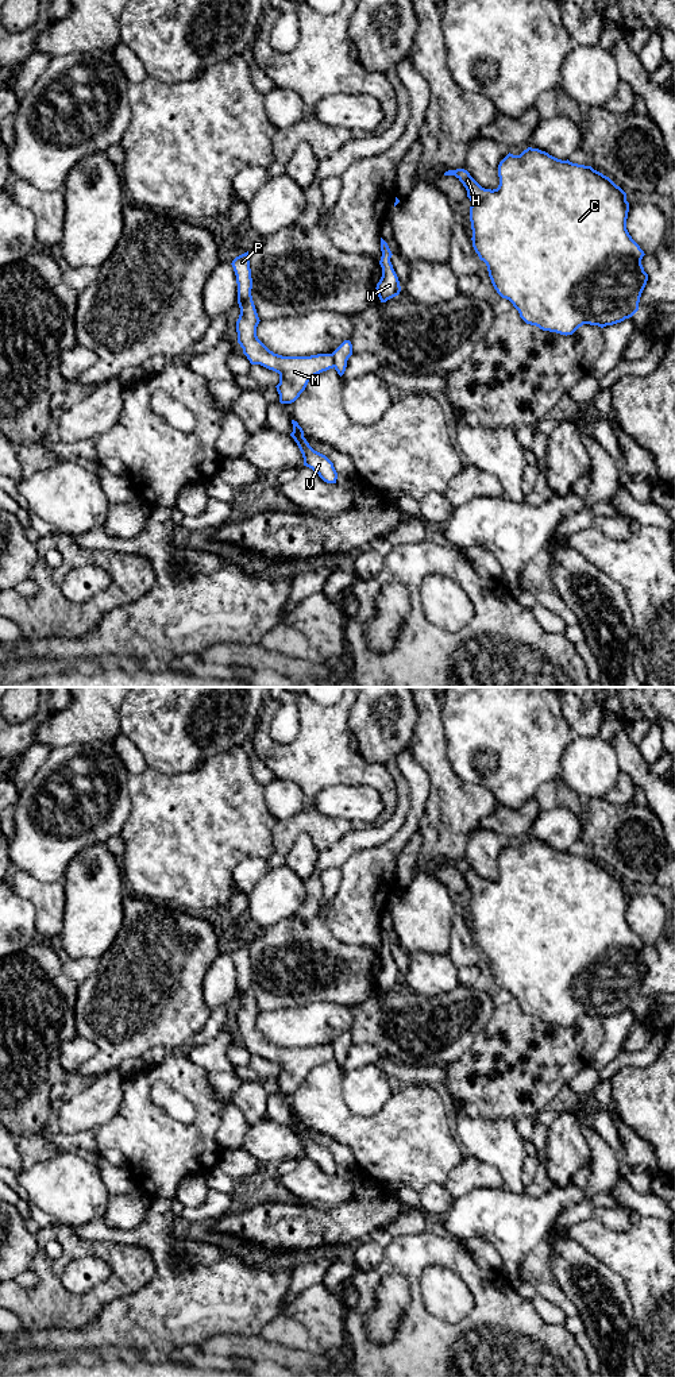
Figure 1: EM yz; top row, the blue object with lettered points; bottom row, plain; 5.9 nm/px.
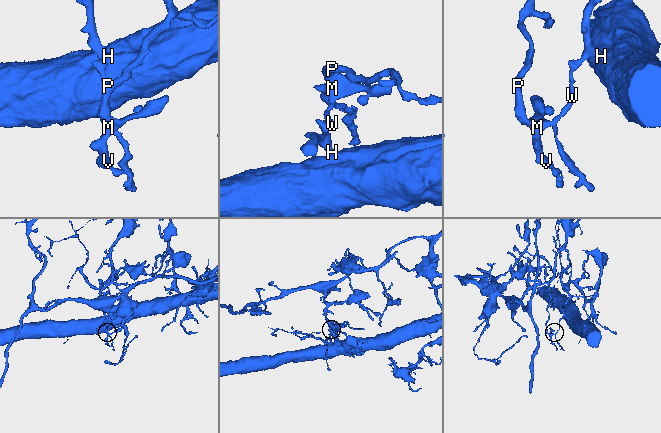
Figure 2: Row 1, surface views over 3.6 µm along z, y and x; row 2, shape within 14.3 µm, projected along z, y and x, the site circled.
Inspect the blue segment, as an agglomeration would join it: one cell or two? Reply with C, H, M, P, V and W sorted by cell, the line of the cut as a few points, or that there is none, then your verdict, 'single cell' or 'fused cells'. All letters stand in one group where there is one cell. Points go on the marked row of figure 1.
C H W / M P V; cut in yz along (331, 354), (334, 366); fused cells

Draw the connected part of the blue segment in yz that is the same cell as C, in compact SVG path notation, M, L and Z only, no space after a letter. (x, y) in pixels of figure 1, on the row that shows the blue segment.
M532 147L520 155L509 153L500 162L500 185L493 190L482 188L464 169L448 170L444 176L455 176L466 188L471 201L472 247L486 263L497 293L513 304L526 324L567 336L583 324L603 328L639 310L648 281L641 265L645 254L626 230L626 193L609 177L591 166L562 161Z

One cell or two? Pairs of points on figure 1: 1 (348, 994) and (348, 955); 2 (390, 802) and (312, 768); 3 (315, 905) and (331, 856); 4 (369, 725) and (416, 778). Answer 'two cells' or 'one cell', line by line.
1: one cell
2: one cell
3: one cell
4: two cells

